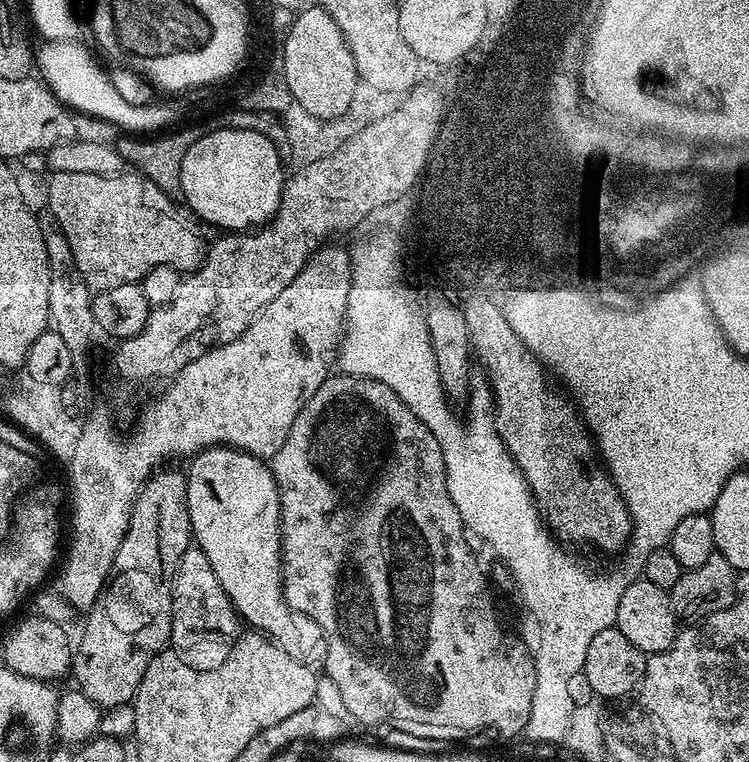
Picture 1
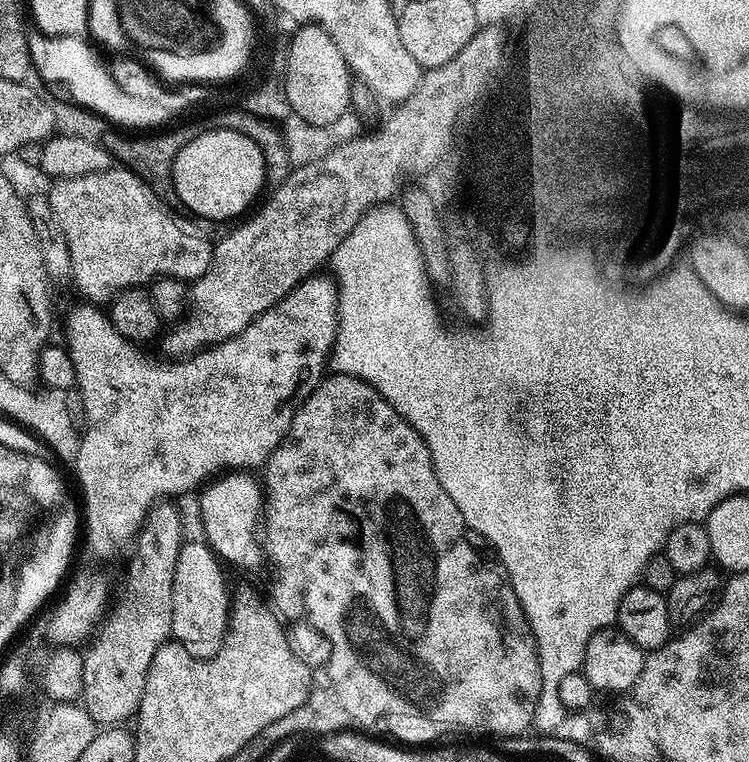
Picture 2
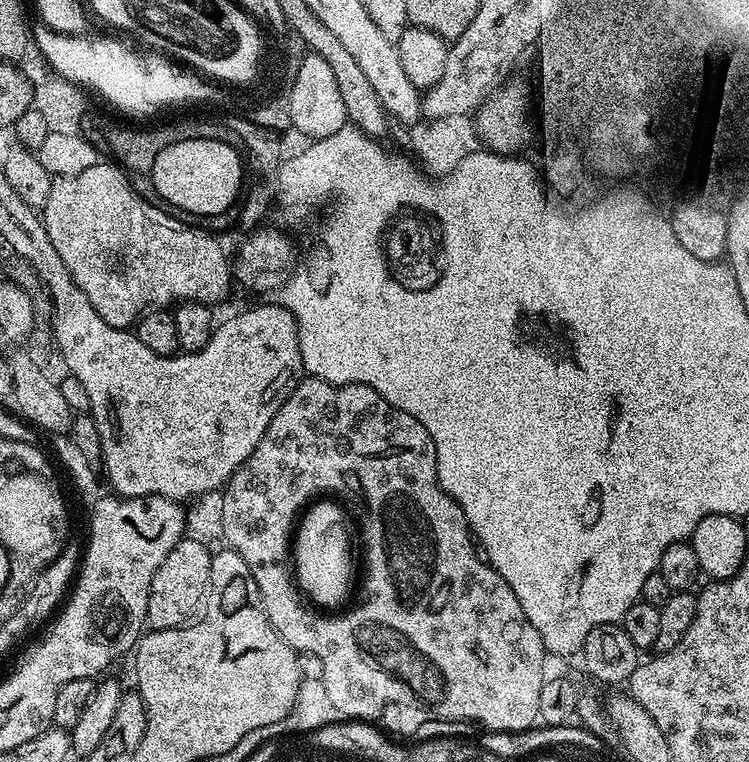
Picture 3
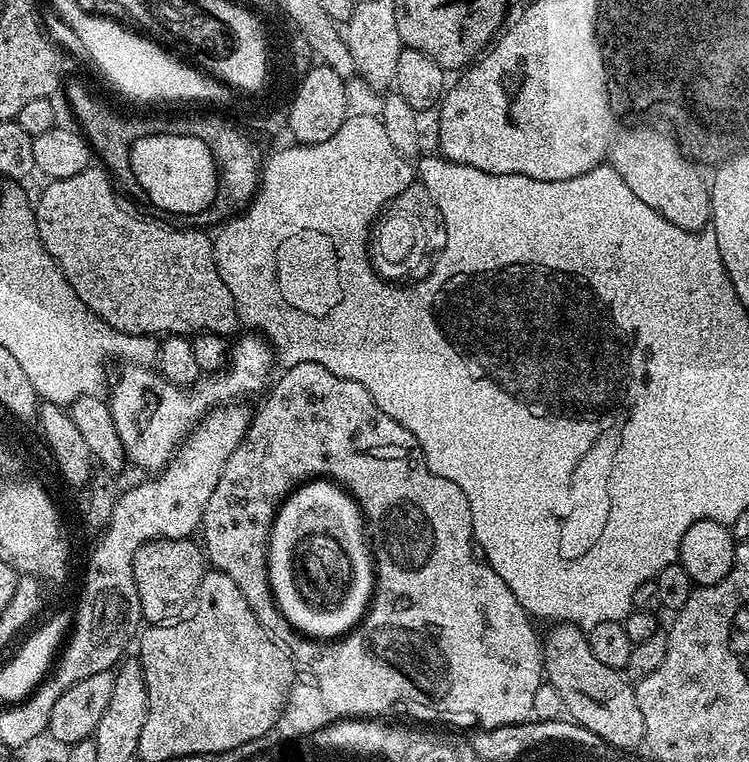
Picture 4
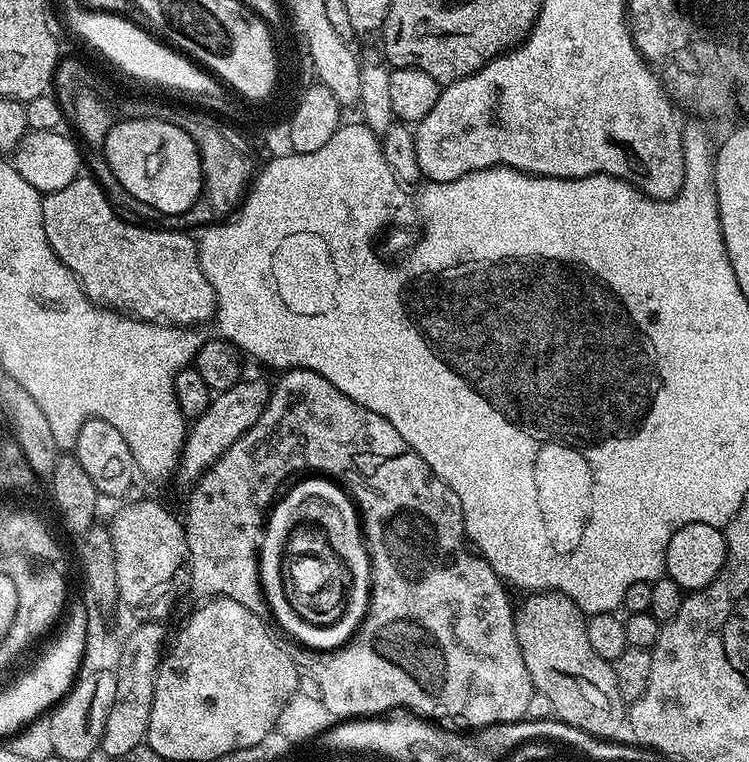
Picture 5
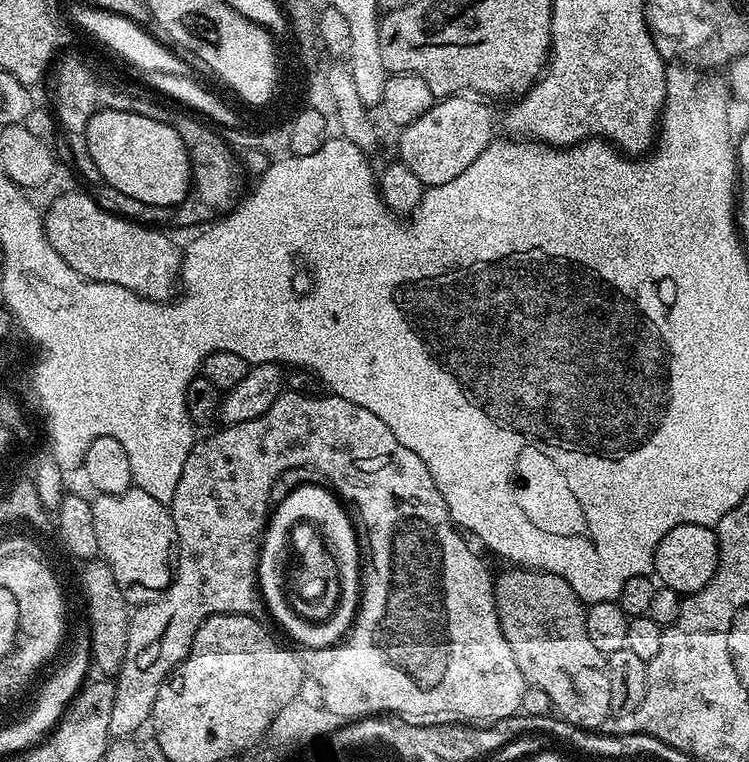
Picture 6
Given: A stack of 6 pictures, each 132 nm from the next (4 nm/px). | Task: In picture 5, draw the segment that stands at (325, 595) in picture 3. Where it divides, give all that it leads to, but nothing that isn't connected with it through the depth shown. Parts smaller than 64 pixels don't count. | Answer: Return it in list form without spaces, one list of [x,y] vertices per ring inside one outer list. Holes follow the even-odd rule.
[[[316,478],[320,480],[303,480],[297,483],[296,487],[290,490],[290,494],[279,497],[271,509],[271,519],[276,519],[276,524],[282,534],[276,536],[269,535],[266,542],[260,545],[260,583],[264,590],[264,595],[268,597],[268,606],[271,615],[276,619],[290,635],[296,640],[301,640],[304,644],[309,644],[312,648],[324,648],[323,650],[335,650],[341,644],[348,643],[352,638],[352,633],[360,626],[365,612],[368,610],[368,597],[370,595],[370,568],[367,563],[359,564],[352,562],[348,568],[354,574],[356,582],[356,592],[352,592],[352,602],[342,618],[342,622],[336,628],[330,628],[328,634],[322,630],[314,630],[306,624],[302,624],[290,608],[278,608],[278,554],[288,550],[290,538],[285,538],[283,534],[308,534],[308,536],[334,536],[332,528],[334,526],[344,526],[348,519],[354,516],[354,504],[347,492],[340,487],[339,483],[328,478]]]

